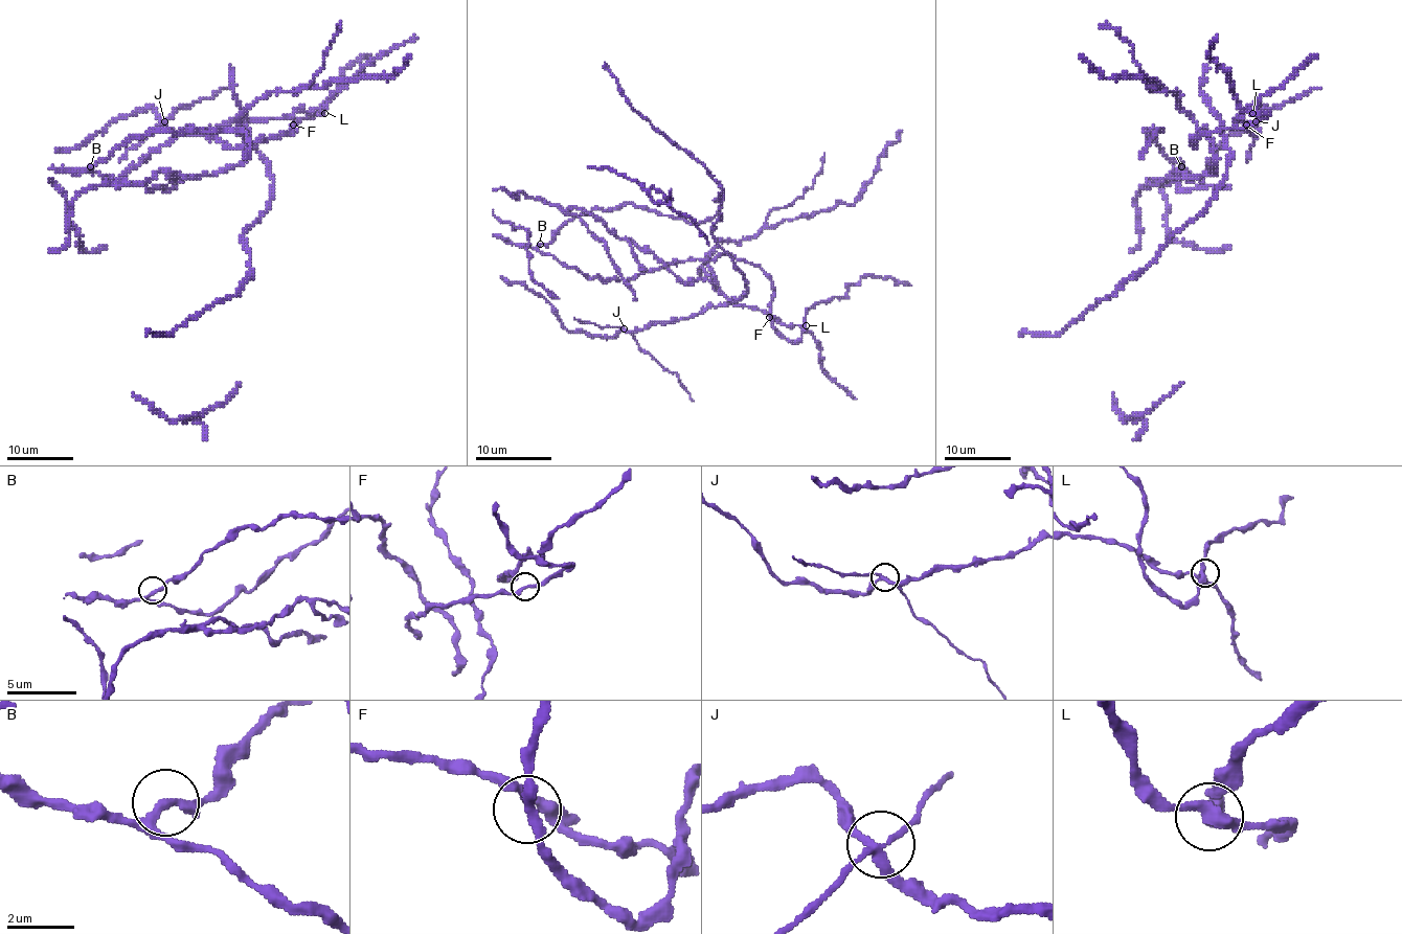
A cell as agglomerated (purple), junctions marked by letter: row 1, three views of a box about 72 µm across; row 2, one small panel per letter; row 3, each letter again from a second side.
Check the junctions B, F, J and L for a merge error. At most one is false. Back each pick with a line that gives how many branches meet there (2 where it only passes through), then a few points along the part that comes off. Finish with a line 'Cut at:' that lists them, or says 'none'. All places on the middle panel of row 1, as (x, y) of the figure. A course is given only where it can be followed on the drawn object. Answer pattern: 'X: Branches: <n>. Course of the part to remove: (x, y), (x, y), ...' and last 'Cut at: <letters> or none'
J: Branches: 4. Course of the part to remove: (624, 328), (642, 349), (675, 372), (694, 401)
Cut at: J

